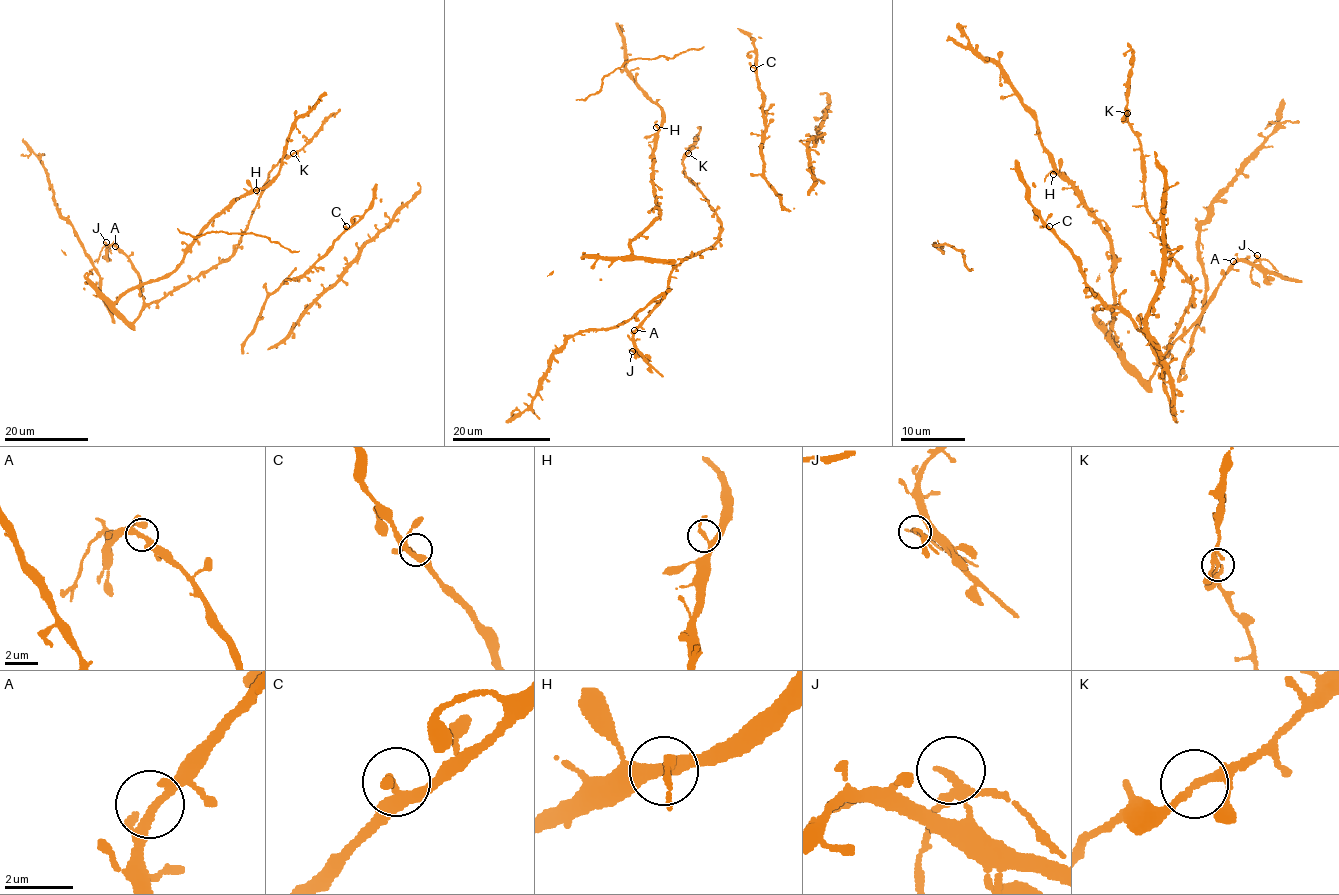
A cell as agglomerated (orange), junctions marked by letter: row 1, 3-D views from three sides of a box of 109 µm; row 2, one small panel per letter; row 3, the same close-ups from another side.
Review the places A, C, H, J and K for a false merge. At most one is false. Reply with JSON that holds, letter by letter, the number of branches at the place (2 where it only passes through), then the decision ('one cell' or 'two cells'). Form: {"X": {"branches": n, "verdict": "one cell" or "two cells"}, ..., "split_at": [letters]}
{"A": {"branches": 3, "verdict": "one cell"}, "C": {"branches": 3, "verdict": "one cell"}, "H": {"branches": 3, "verdict": "one cell"}, "J": {"branches": 3, "verdict": "one cell"}, "K": {"branches": 3, "verdict": "one cell"}, "split_at": []}

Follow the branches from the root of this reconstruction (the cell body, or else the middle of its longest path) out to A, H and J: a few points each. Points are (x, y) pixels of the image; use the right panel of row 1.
A: (1184, 309), (1167, 350), (1197, 319), (1233, 261)
H: (1184, 309), (1161, 363), (1148, 381), (1140, 380), (1109, 335), (1115, 305), (1109, 243), (1071, 184), (1053, 174)
J: (1184, 309), (1167, 350), (1197, 319), (1233, 263), (1252, 261), (1254, 265), (1257, 255)

